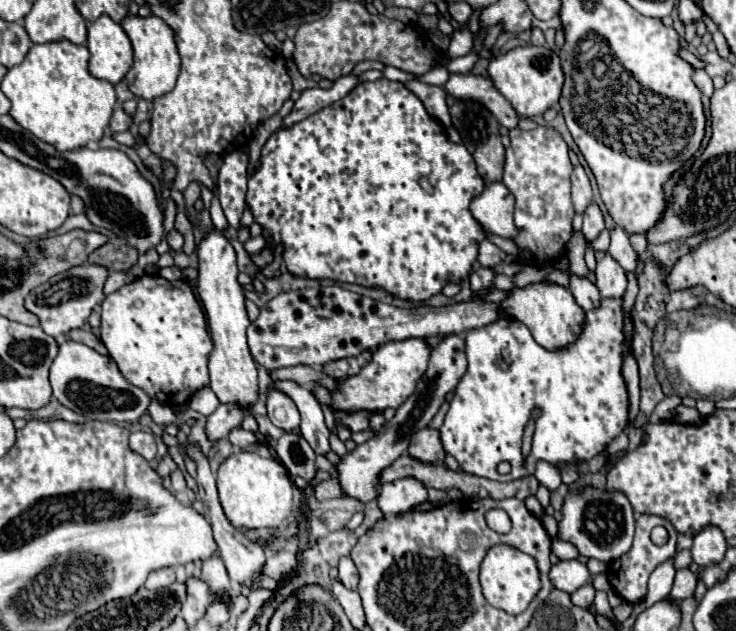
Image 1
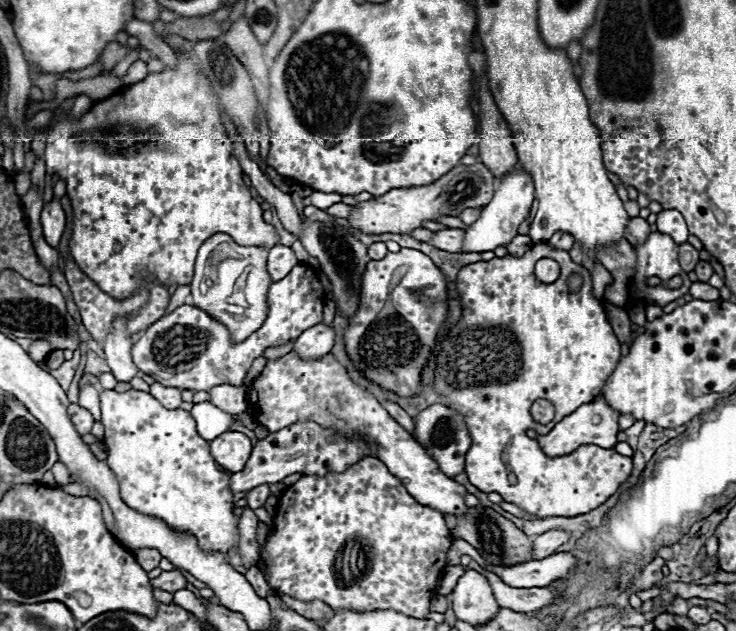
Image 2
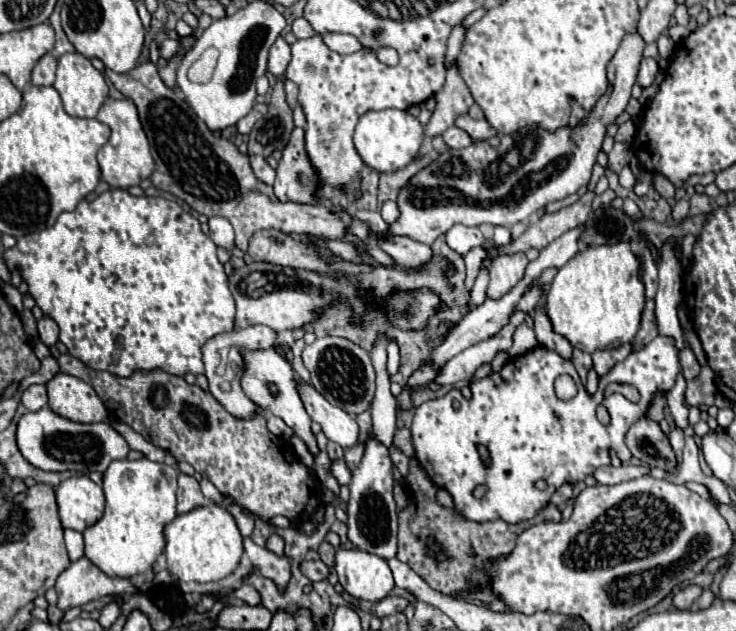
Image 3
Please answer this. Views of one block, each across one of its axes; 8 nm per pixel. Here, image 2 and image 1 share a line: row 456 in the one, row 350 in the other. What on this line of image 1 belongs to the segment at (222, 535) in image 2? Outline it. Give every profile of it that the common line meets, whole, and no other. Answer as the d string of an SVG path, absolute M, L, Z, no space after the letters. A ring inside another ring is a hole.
M142 276L124 288L112 292L102 302L102 342L108 354L120 366L120 372L128 382L148 390L152 398L158 398L166 406L186 404L198 390L208 386L208 358L212 352L212 338L208 334L206 316L198 302L194 288L186 280L170 282L162 276Z

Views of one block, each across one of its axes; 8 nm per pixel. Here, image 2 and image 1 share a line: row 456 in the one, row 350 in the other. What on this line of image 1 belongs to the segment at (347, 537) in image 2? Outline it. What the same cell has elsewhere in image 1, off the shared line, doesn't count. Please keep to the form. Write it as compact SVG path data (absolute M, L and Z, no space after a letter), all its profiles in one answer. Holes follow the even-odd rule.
M364 350L362 354L358 356L352 356L352 358L340 358L340 360L332 360L332 362L326 362L322 366L322 372L334 380L346 380L354 374L358 374L372 358L372 352L374 350Z

